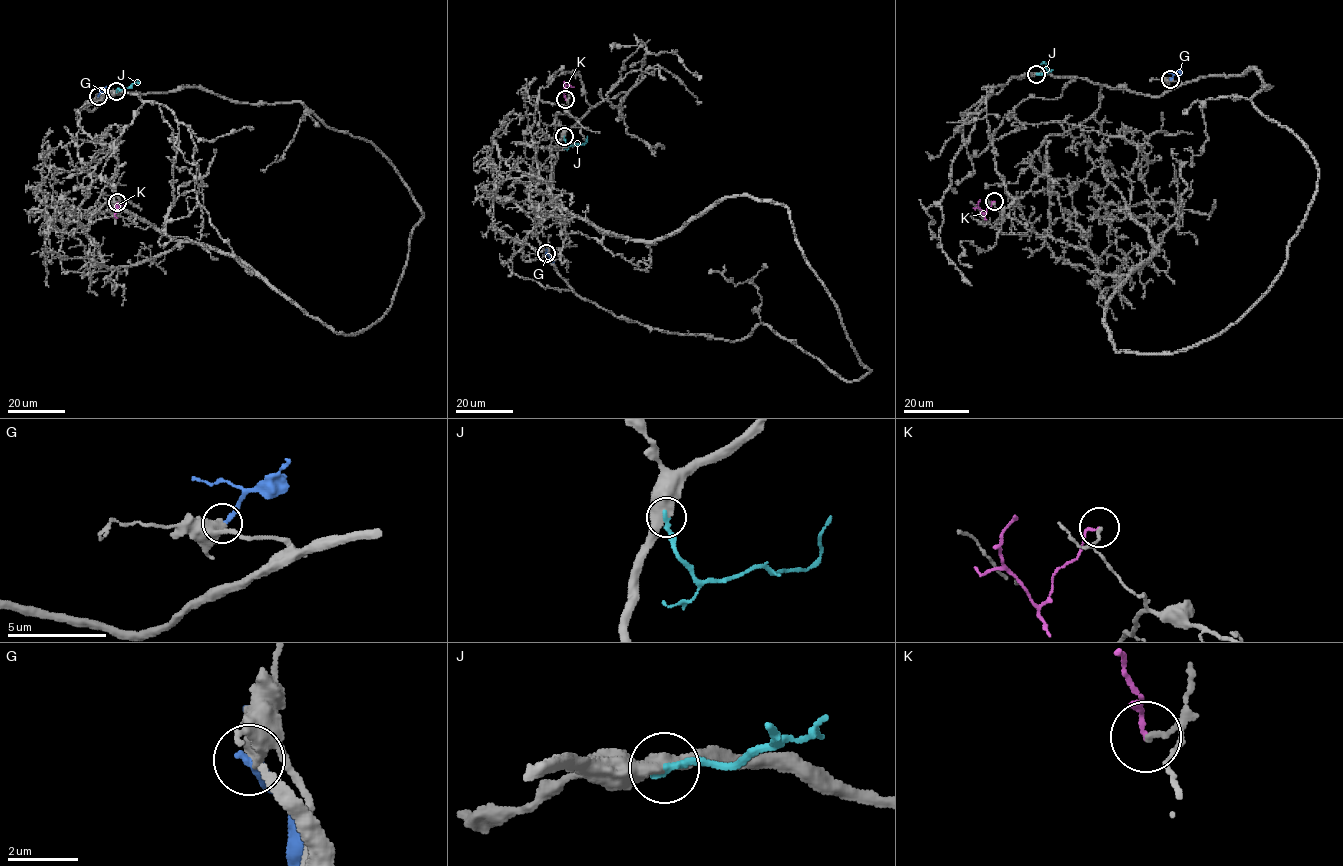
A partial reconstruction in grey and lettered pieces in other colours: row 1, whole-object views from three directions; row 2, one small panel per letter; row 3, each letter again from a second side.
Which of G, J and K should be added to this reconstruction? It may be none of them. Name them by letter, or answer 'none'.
none

